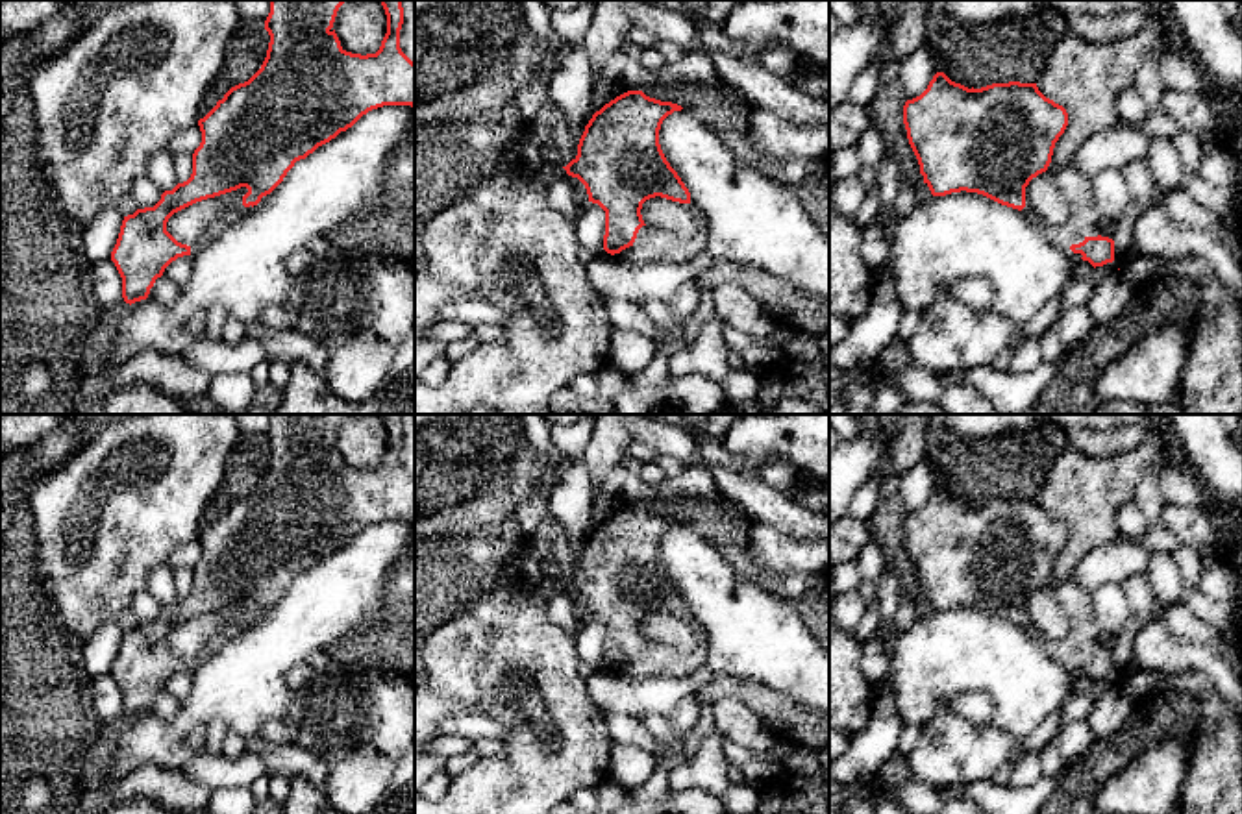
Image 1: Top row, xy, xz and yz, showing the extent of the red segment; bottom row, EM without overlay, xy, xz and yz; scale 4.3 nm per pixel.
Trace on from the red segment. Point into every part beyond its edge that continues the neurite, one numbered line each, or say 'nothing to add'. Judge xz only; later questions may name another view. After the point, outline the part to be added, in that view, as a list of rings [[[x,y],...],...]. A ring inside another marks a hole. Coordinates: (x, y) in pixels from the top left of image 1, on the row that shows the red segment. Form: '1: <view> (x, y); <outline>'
1: xz (652, 245); [[[692,204],[683,205],[690,209],[698,222],[698,229],[690,239],[683,239],[672,231],[642,226],[629,248],[615,255],[607,252],[603,255],[631,265],[659,261],[687,263],[703,255],[707,248],[707,226],[703,215]]]

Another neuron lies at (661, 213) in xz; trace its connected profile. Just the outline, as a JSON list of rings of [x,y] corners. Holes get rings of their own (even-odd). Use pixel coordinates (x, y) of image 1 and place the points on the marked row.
[[[661,196],[646,200],[640,215],[646,226],[677,233],[683,239],[690,239],[698,229],[689,207]]]

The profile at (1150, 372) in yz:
[[[1194,322],[1164,326],[1149,333],[1094,381],[1096,403],[1162,403],[1177,394],[1190,350]]]

